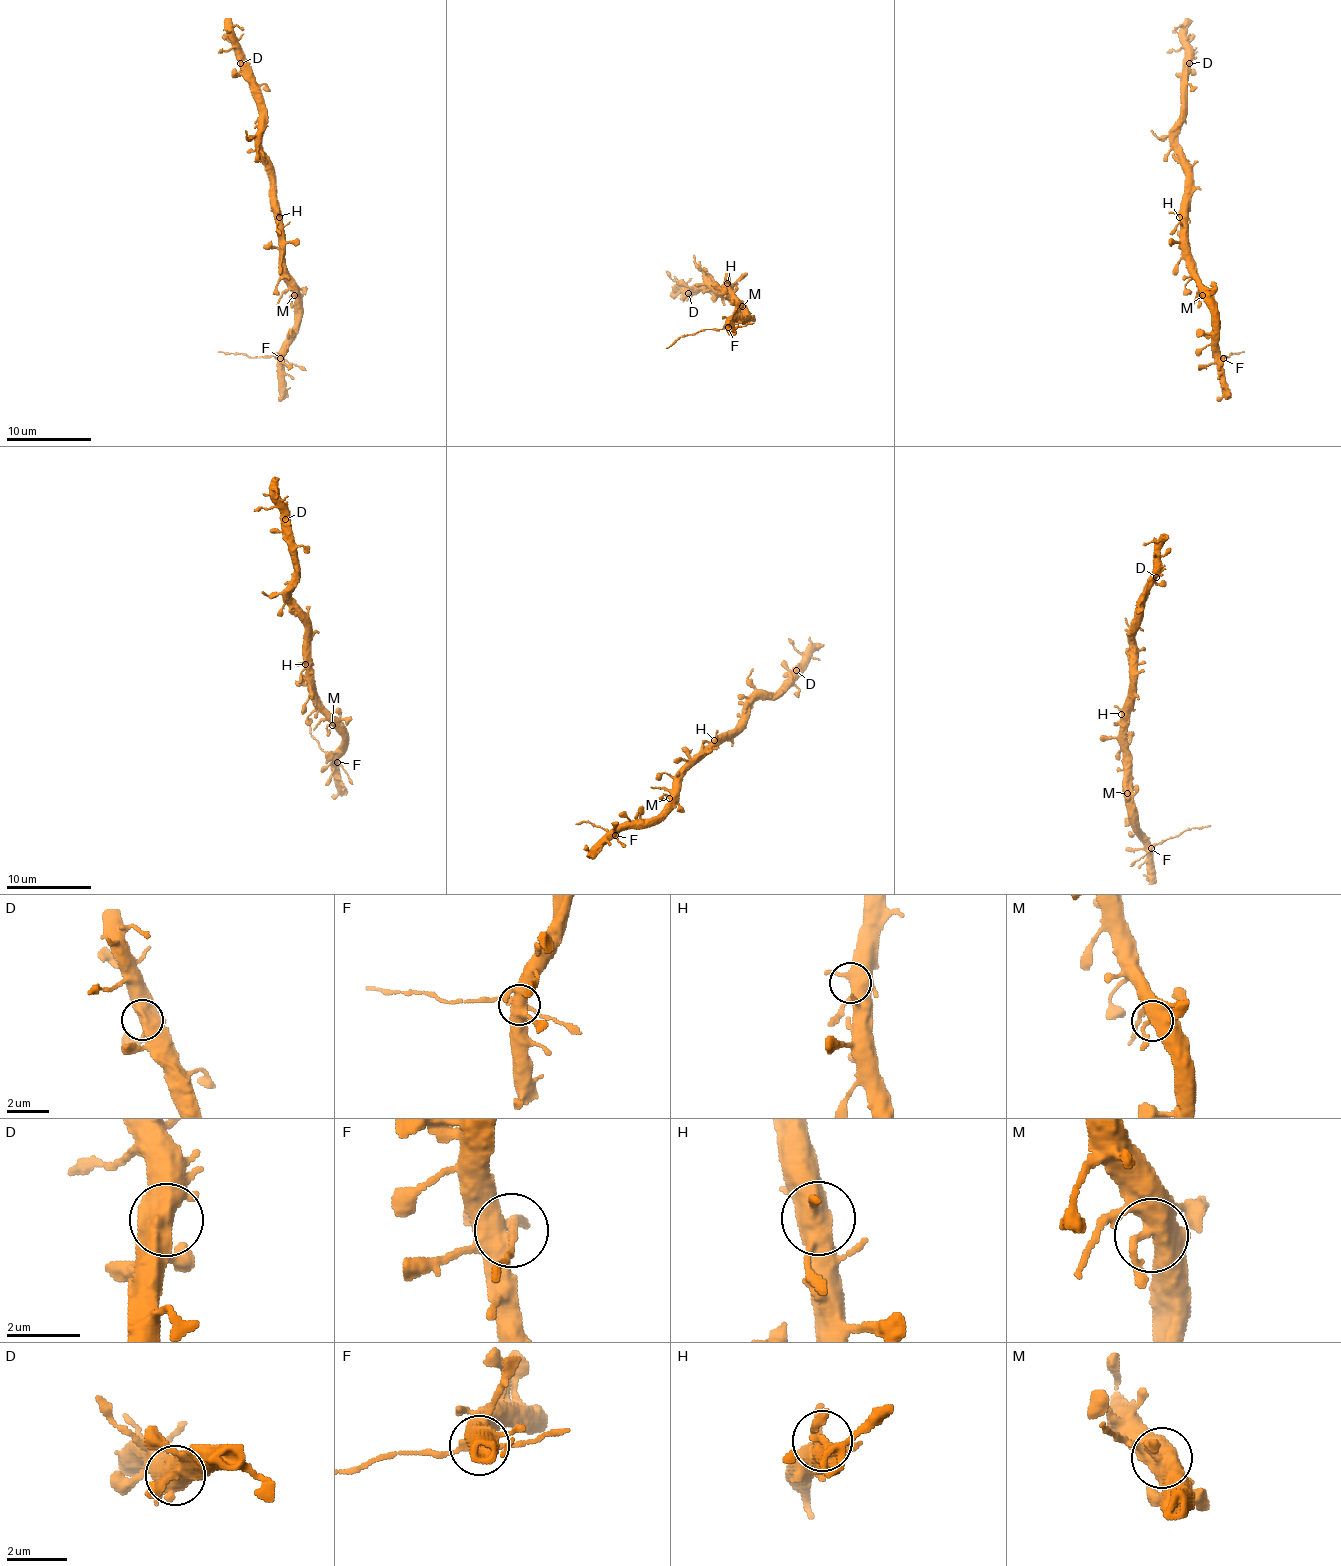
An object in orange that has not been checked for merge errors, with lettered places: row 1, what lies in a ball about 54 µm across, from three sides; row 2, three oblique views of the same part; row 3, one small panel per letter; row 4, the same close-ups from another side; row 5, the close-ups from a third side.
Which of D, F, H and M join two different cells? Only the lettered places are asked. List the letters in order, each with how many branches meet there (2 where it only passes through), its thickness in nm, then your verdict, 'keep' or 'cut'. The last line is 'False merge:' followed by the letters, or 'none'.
D: branches 3; calibre 500 nm; keep
F: branches 5; calibre 420 nm; cut
H: branches 4; calibre 440 nm; keep
M: branches 5; calibre 480 nm; keep
False merge: F

